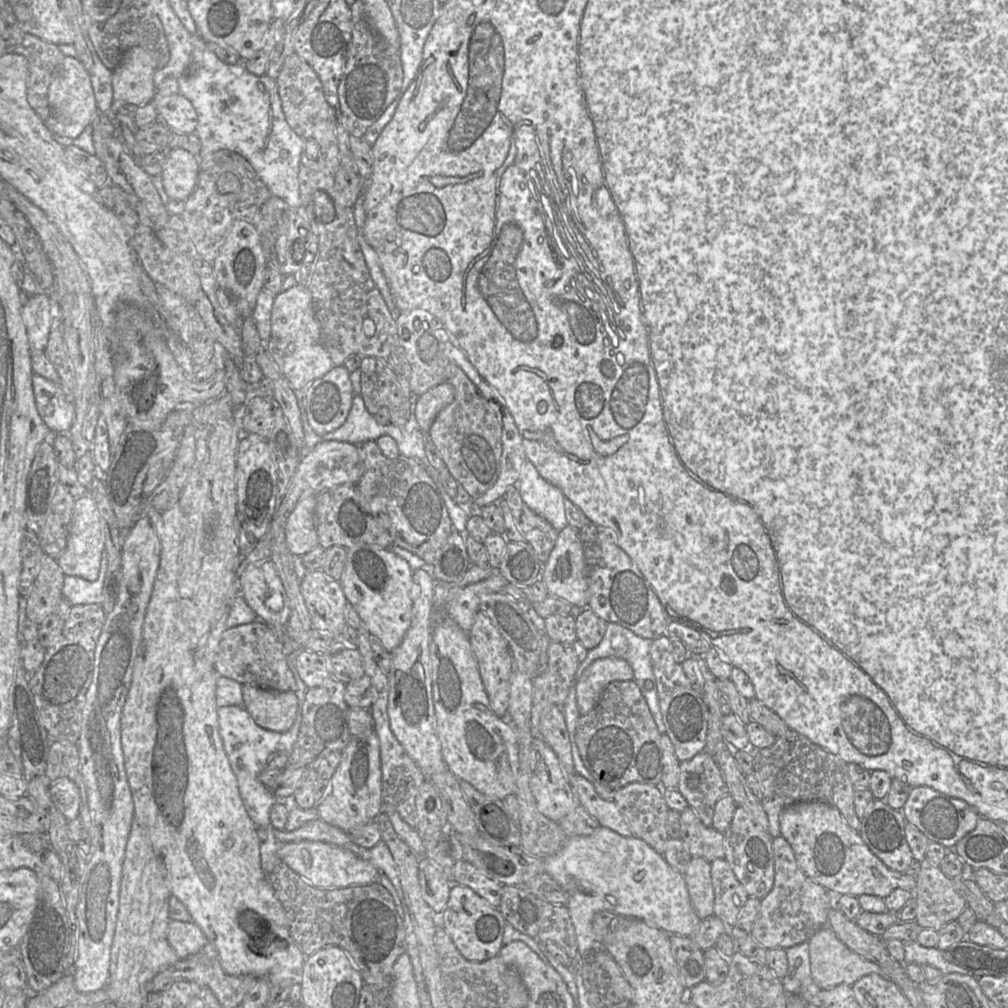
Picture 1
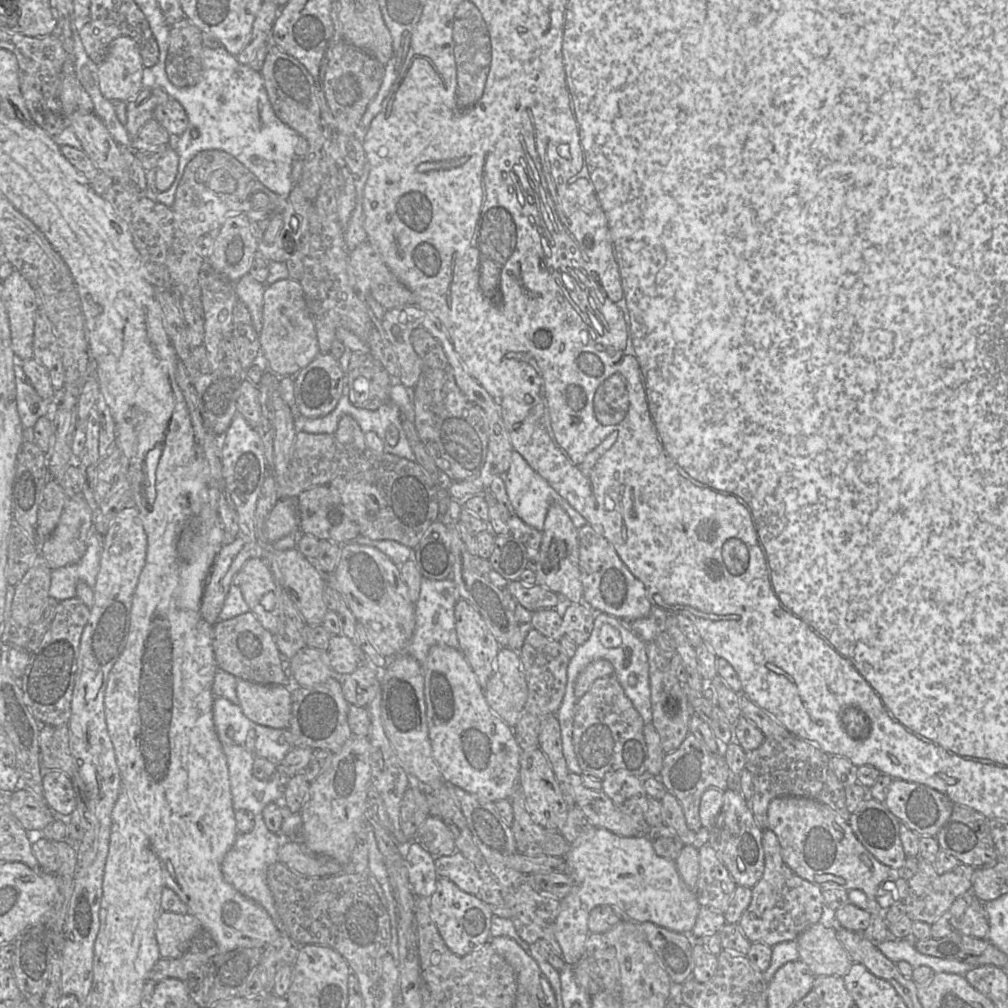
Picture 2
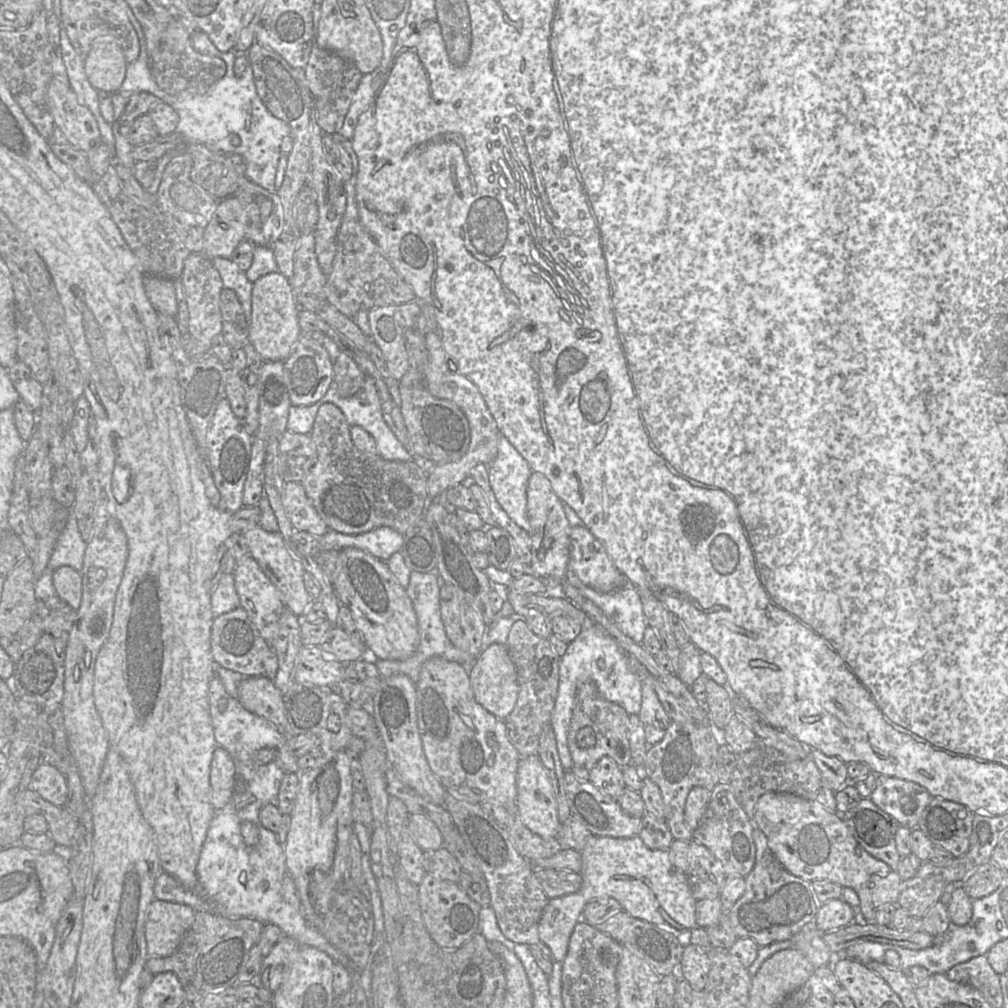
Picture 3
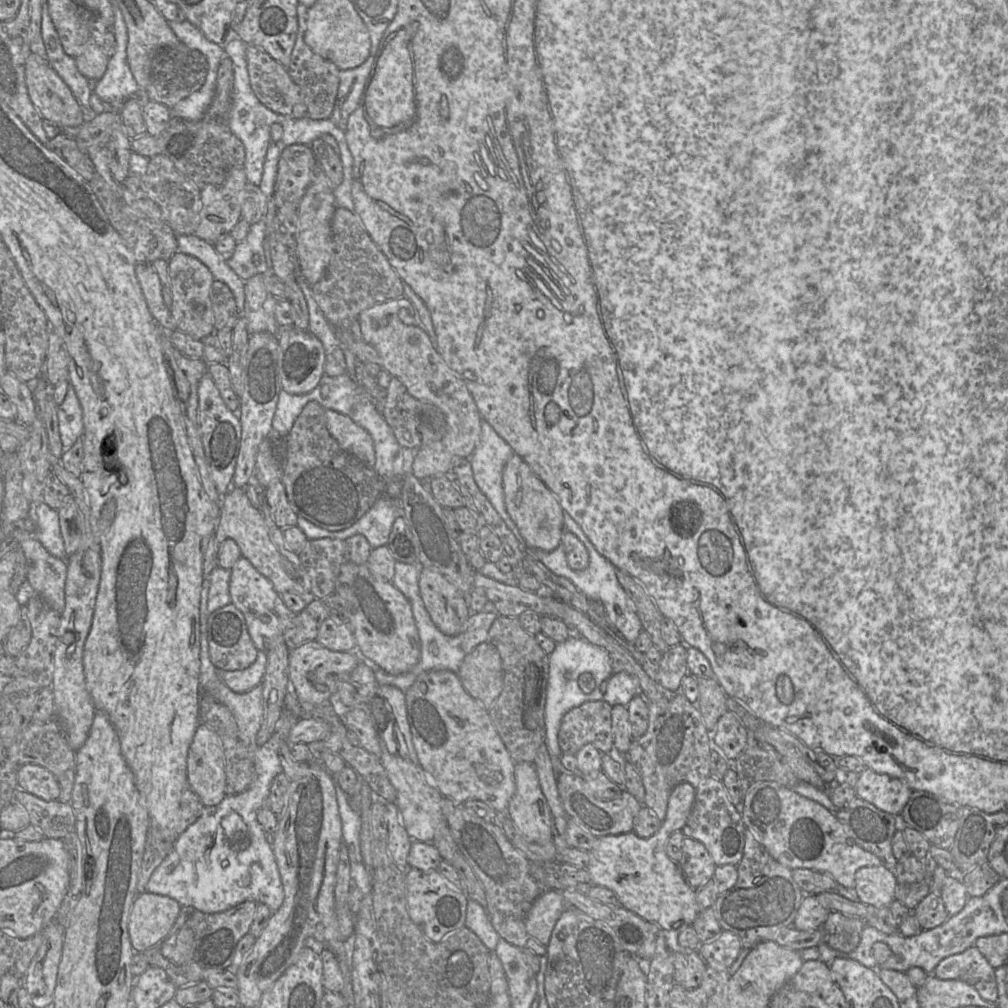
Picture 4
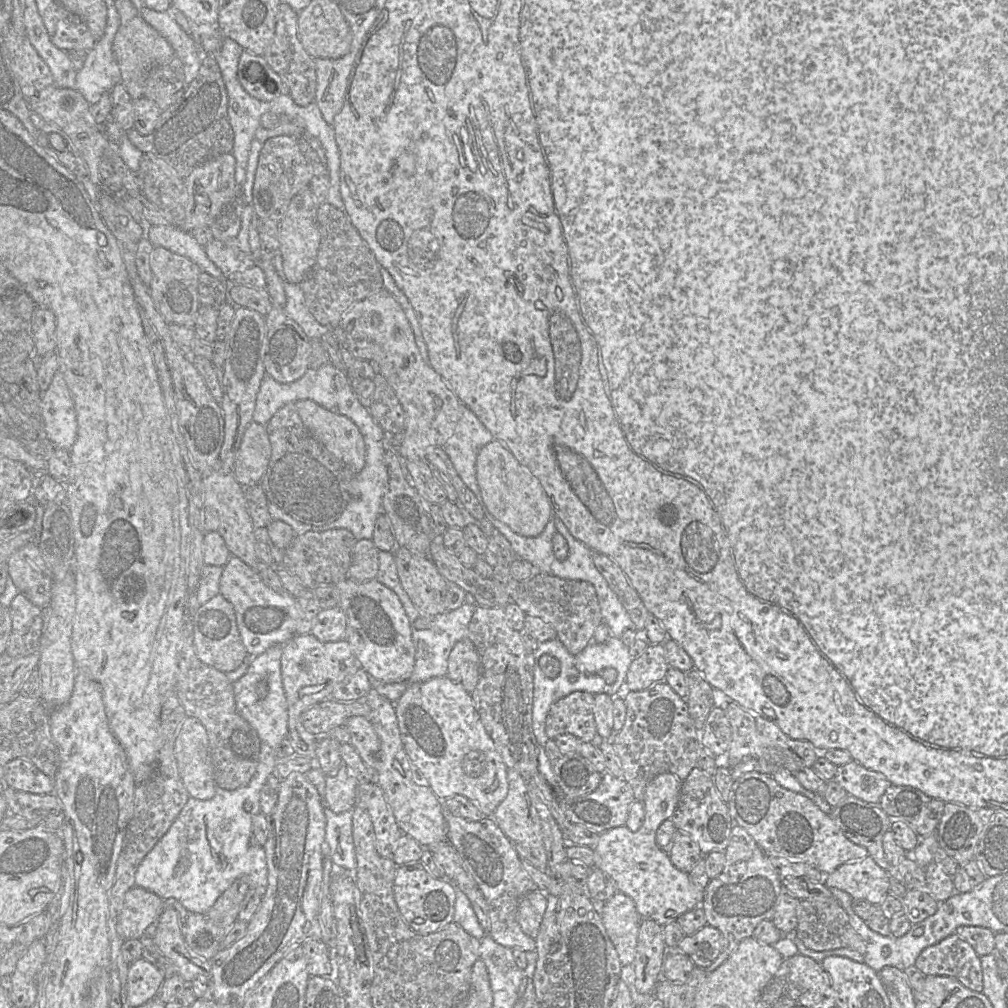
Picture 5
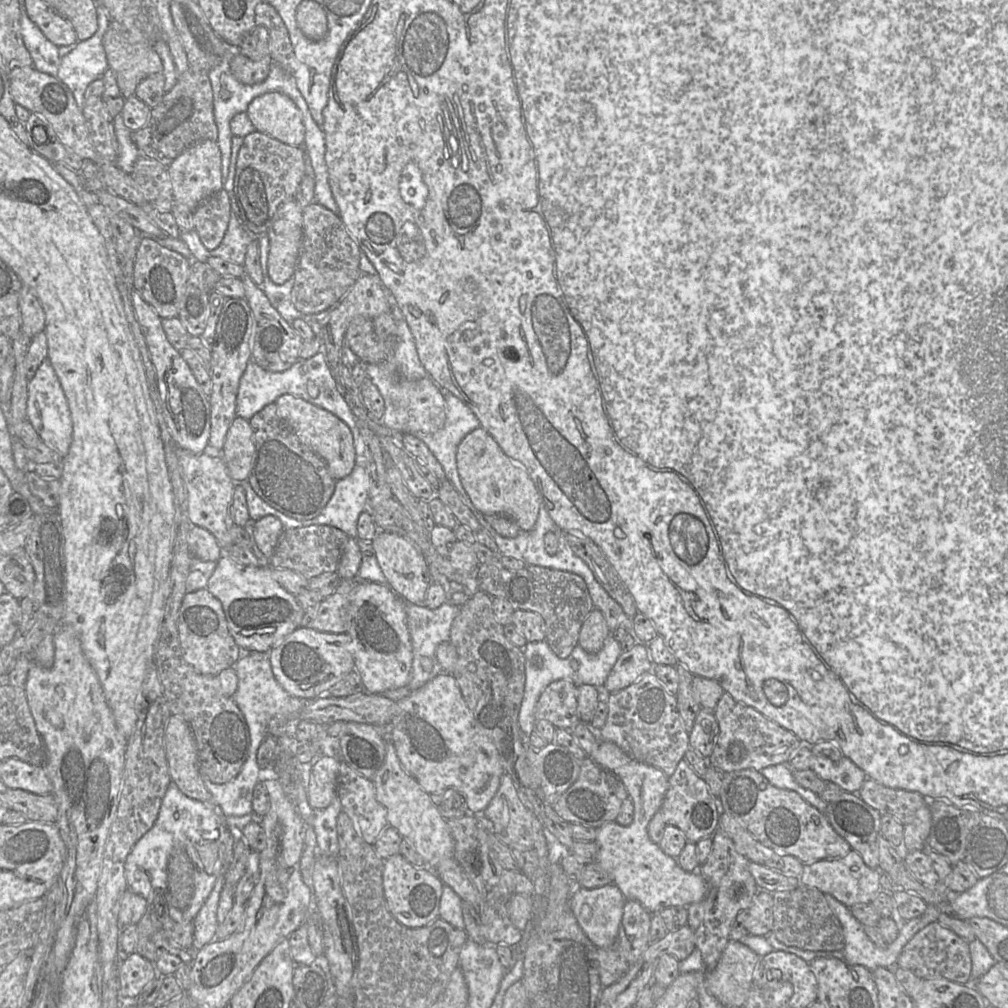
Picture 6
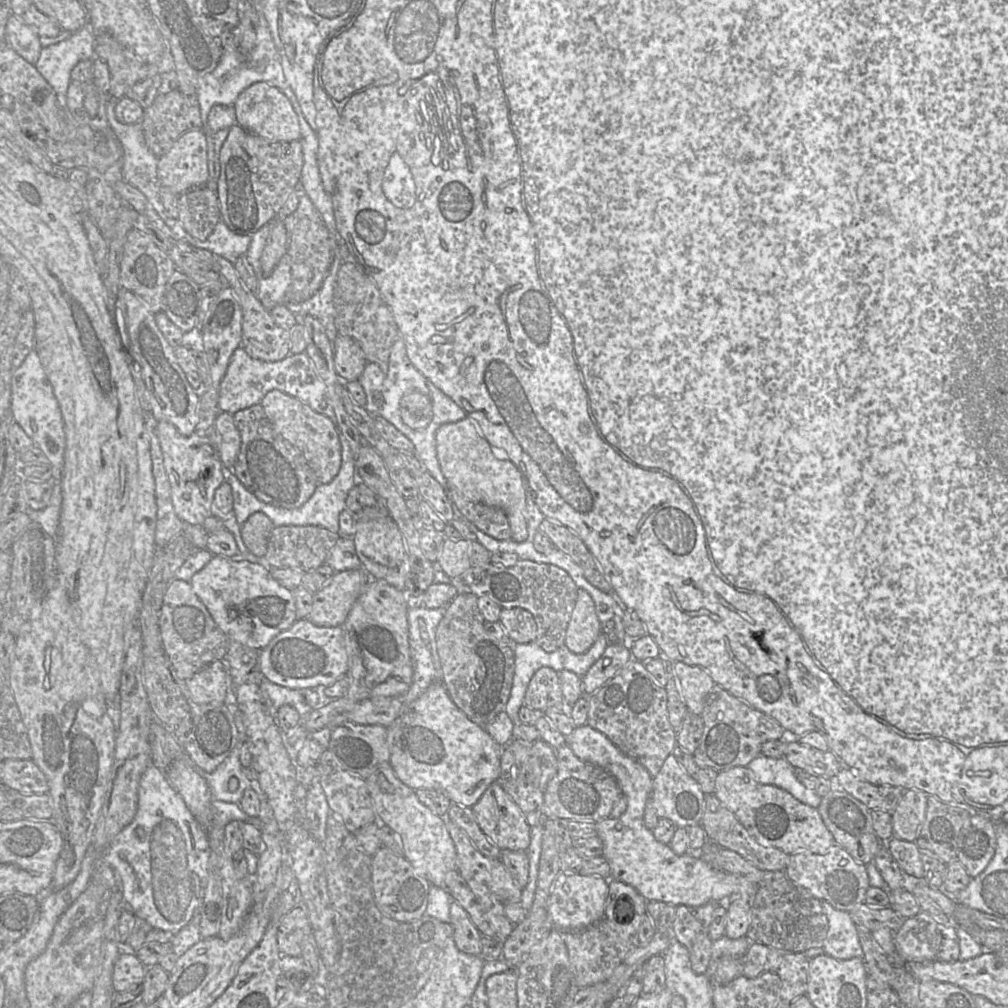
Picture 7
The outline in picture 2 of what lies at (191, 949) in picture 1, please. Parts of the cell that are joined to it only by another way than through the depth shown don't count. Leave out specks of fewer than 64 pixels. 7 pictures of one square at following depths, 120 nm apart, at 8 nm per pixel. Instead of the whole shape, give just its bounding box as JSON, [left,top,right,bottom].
[155,911,202,959]

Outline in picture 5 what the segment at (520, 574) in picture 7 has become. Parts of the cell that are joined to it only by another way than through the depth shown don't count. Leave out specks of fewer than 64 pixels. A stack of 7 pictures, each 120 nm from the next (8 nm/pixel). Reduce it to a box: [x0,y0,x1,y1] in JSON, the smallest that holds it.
[492,560,602,655]

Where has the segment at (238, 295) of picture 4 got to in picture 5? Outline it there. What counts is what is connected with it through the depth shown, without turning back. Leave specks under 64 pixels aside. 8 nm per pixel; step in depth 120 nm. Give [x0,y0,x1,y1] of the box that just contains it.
[146,226,226,280]

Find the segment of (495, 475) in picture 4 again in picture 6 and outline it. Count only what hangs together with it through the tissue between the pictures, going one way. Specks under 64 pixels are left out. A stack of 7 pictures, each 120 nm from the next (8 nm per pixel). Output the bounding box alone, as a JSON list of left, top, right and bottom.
[412,388,481,513]

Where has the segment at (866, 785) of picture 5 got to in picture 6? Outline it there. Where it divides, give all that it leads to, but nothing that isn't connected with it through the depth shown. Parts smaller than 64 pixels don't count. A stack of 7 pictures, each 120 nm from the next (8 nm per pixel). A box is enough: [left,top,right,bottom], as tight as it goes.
[810,755,867,793]

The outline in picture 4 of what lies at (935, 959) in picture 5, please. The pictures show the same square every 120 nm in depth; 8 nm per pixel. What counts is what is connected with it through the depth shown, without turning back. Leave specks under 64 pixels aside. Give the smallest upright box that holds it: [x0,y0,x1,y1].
[932,946,998,1003]

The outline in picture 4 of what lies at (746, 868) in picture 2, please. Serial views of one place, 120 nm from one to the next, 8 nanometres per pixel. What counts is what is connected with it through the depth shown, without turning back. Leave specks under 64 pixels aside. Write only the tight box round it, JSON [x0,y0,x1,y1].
[681,777,746,866]

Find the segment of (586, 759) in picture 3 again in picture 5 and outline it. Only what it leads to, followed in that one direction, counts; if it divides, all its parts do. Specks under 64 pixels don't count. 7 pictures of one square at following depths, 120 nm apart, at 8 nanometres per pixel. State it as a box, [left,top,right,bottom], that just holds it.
[546,691,599,743]

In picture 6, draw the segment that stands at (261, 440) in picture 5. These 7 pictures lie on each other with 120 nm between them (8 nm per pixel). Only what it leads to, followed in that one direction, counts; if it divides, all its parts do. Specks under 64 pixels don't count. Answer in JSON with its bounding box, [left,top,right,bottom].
[222,416,254,482]

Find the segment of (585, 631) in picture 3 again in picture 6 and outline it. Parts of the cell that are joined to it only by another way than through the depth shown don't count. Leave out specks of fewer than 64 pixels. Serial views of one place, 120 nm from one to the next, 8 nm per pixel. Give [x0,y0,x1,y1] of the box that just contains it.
[518,636,622,736]

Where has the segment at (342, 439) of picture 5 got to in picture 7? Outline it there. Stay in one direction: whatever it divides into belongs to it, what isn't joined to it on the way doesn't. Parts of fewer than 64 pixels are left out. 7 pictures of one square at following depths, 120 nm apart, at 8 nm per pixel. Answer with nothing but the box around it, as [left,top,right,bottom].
[259,390,342,484]

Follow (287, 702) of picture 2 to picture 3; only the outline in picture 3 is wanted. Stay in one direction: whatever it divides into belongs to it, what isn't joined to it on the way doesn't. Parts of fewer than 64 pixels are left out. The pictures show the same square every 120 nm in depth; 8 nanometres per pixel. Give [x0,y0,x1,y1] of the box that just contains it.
[238,677,292,741]

